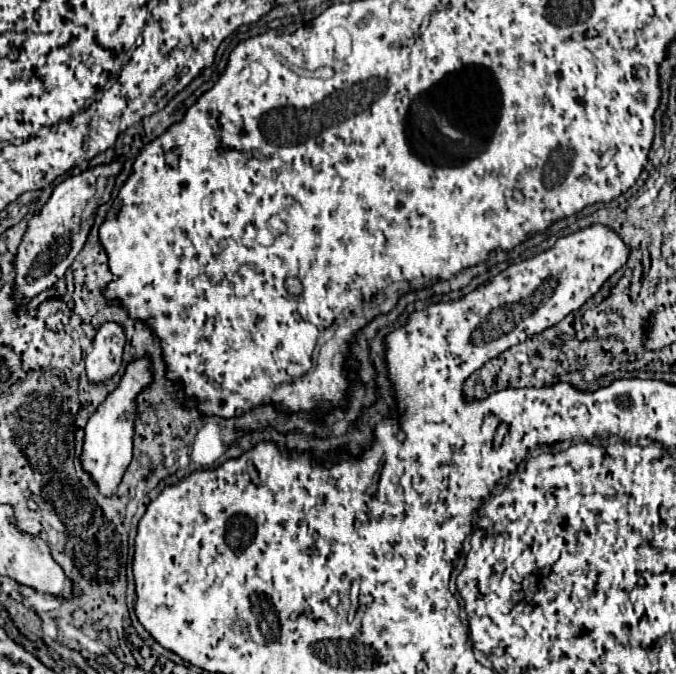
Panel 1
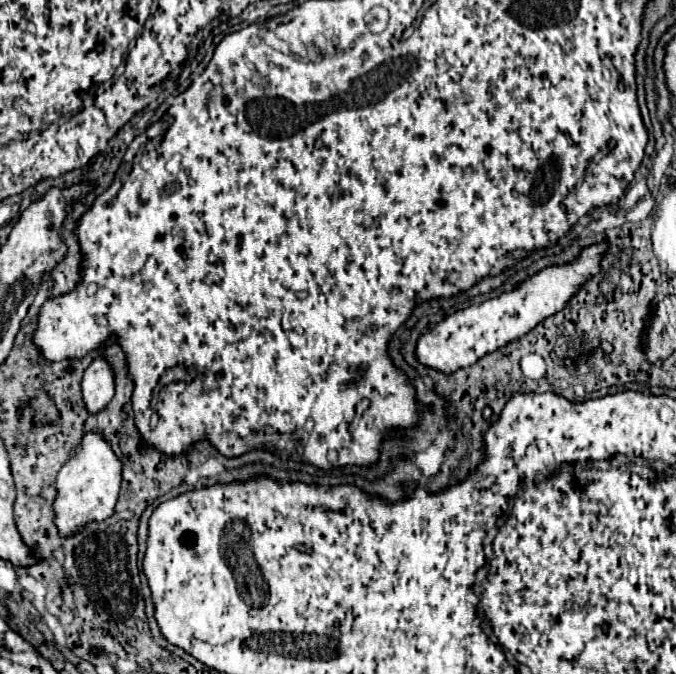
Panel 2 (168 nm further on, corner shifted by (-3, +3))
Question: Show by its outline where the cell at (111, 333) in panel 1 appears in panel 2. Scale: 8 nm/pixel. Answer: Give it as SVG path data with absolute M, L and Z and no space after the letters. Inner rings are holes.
M99 357L95 359L89 369L83 375L83 403L91 415L103 411L107 403L113 399L113 373L109 369L109 363Z

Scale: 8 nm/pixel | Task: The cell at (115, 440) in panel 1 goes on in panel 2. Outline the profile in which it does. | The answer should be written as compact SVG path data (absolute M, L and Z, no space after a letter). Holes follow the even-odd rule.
M95 431L87 433L83 437L81 447L63 465L55 481L57 497L53 503L53 513L55 513L53 521L59 531L59 537L77 535L87 523L111 517L117 503L119 485L121 485L121 461L115 457L111 445L99 433Z

